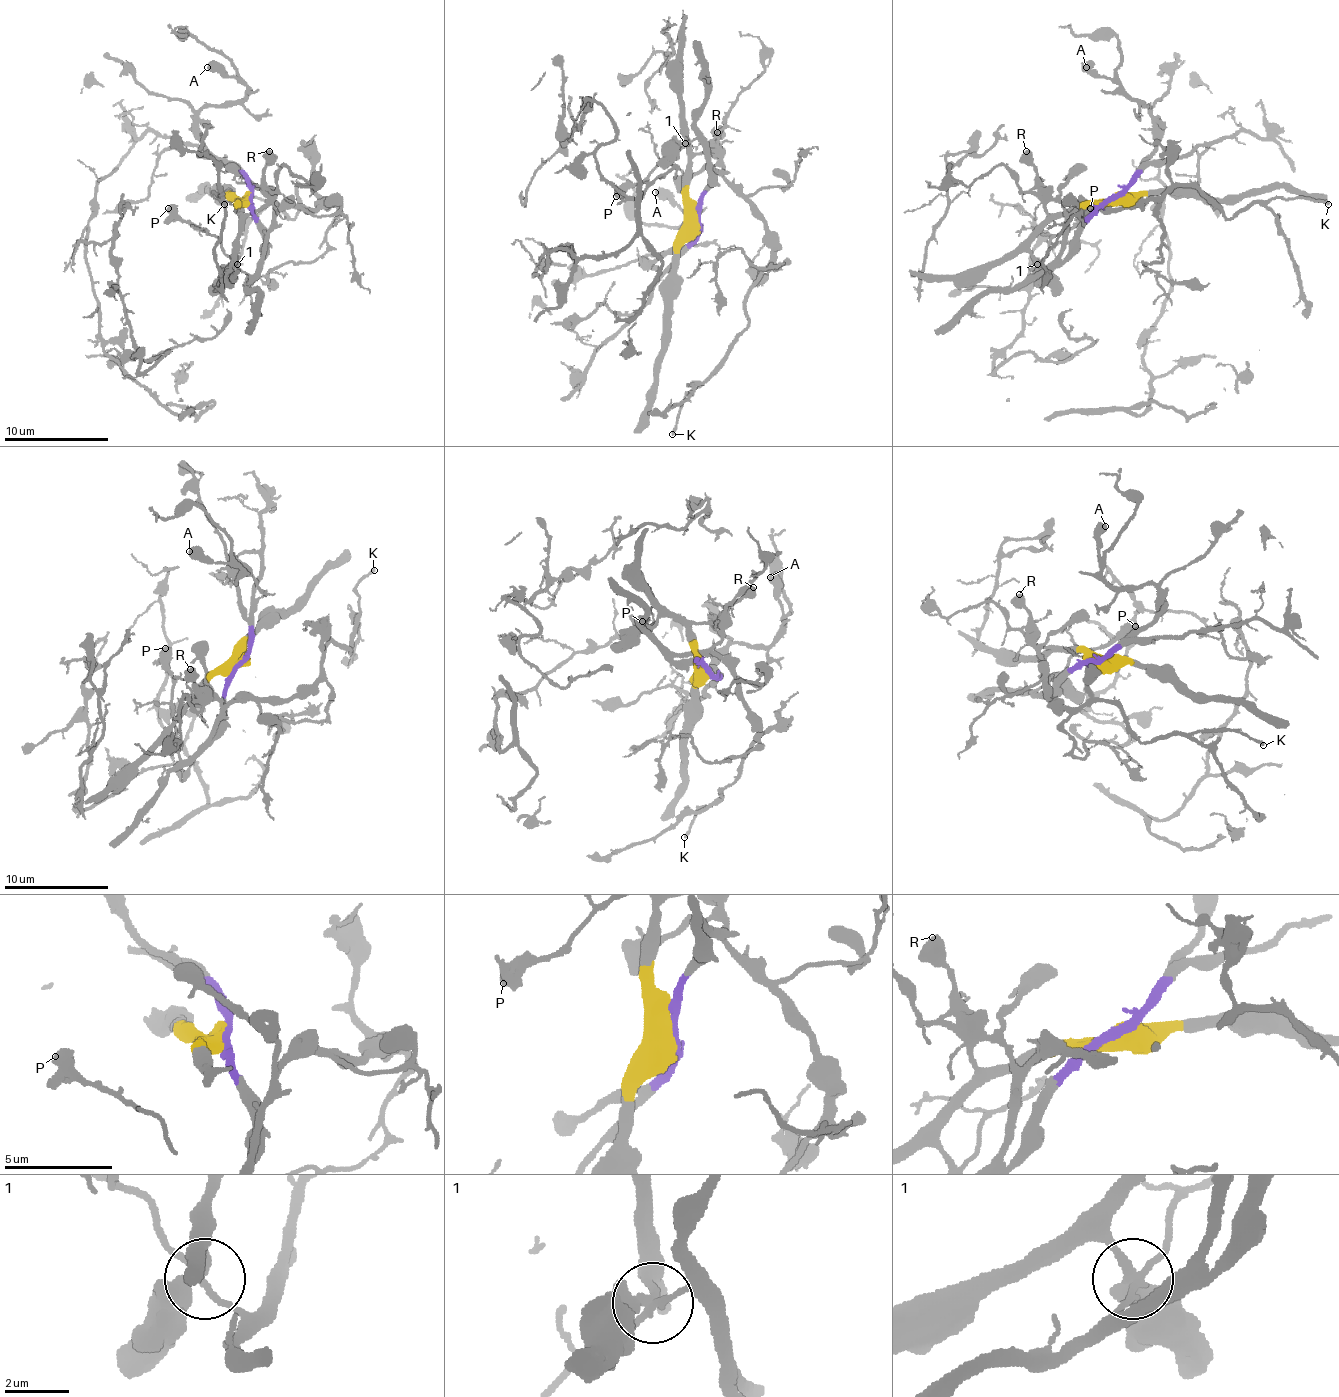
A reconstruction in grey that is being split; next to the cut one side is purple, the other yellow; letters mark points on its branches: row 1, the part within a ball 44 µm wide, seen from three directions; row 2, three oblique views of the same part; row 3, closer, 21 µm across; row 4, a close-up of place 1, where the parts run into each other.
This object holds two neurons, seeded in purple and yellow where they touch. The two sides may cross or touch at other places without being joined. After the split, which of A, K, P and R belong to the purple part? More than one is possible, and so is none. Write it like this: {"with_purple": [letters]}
{"with_purple": ["A", "K", "P"]}

